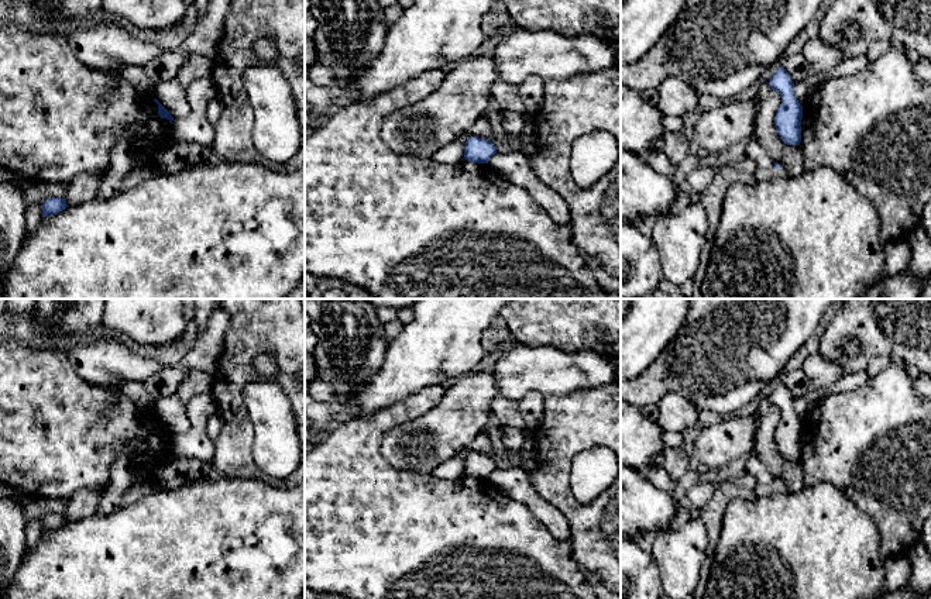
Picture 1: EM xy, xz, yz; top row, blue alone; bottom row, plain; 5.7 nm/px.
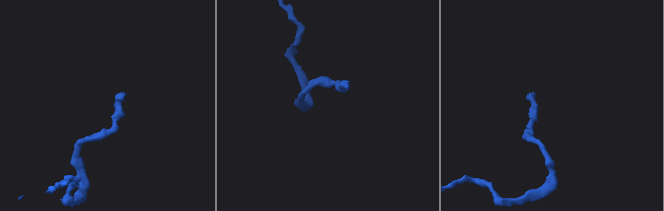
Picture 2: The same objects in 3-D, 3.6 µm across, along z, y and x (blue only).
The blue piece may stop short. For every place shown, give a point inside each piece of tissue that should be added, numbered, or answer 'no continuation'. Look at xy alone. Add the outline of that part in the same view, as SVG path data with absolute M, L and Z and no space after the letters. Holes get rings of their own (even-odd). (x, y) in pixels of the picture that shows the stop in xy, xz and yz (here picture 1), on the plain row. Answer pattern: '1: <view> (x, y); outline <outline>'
1: xy (83, 503); outline M80 489L68 500L65 517L68 523L78 521L97 513L102 490Z

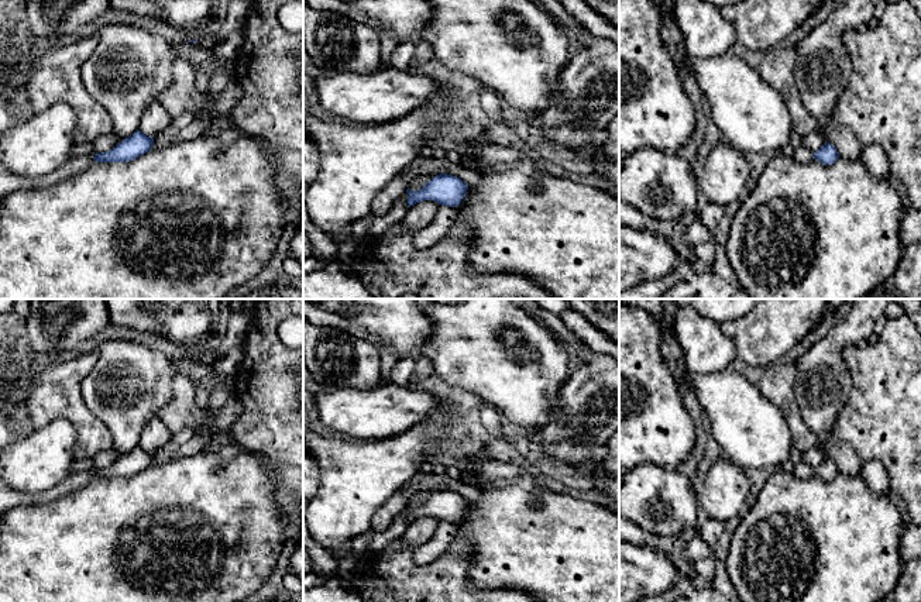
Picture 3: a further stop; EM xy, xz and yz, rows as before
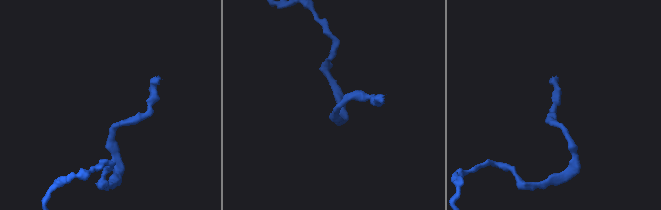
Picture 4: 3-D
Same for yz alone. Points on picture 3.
1: yz (822, 385); outline M855 299L848 314L794 364L794 395L805 424L827 437L821 447L842 475L860 477L863 460L852 444L829 438L832 426L845 407L852 378L842 358L848 345L863 345L879 331L891 299Z

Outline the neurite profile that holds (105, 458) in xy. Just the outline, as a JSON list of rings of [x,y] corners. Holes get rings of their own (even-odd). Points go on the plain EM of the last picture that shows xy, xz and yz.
[[[114,448],[97,453],[93,460],[93,467],[97,469],[107,468],[120,460],[124,454],[117,453]]]

